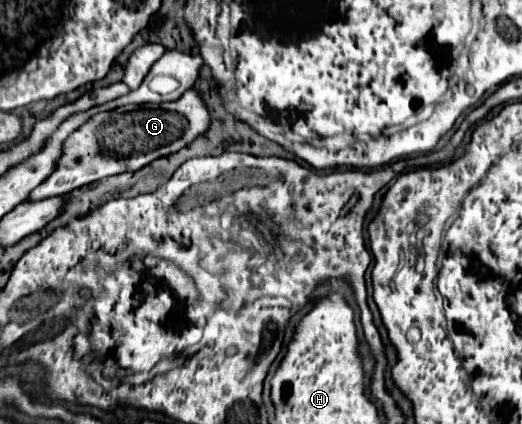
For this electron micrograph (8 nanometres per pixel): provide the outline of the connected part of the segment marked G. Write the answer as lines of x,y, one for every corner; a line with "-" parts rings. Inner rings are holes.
187,90
179,100
165,104
145,104
131,112
115,108
97,112
81,128
67,136
53,172
29,194
29,200
45,200
67,194
101,178
139,170
161,156
169,156
187,146
199,132
209,128
209,112
195,90

